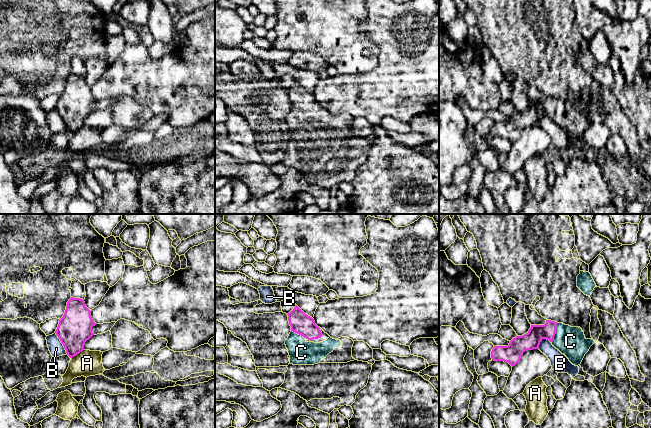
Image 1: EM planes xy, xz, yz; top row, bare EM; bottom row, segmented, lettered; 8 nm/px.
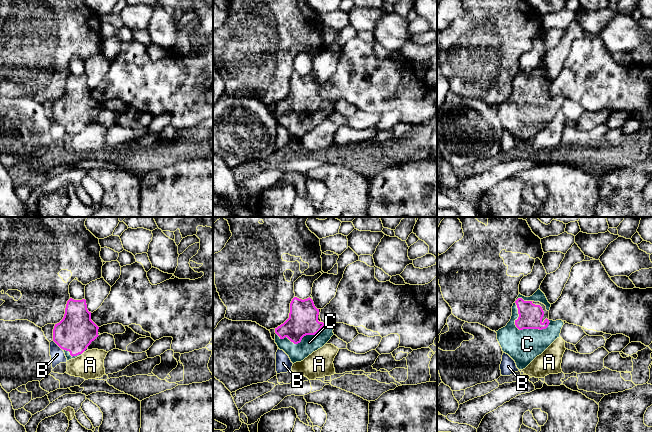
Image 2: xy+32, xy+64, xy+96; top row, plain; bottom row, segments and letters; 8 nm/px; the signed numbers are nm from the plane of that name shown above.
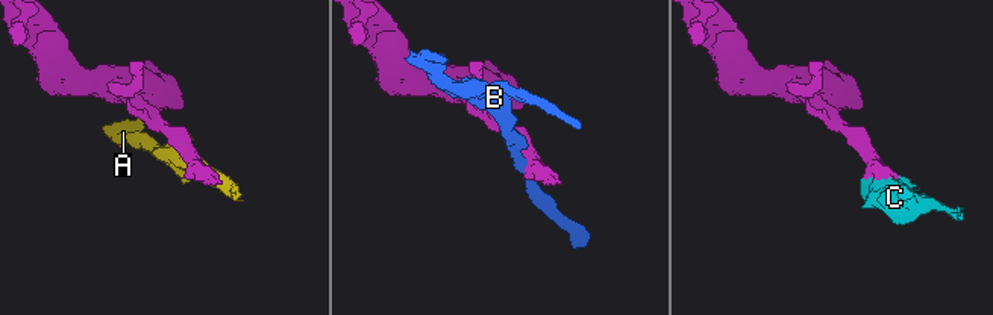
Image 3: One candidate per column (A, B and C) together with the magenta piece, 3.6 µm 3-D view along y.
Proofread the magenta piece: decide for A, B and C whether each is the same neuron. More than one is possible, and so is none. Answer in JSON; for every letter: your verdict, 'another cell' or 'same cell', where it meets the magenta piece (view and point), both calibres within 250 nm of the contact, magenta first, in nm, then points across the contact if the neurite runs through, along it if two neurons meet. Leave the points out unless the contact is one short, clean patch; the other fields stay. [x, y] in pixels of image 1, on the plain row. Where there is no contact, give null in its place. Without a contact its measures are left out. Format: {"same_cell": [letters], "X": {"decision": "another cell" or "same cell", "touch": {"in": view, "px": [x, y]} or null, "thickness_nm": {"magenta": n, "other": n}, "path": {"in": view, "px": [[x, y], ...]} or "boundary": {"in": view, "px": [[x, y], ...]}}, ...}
{"same_cell": ["C"], "A": {"decision": "another cell", "touch": {"in": "xy", "px": [77, 129]}, "thickness_nm": {"magenta": 280, "other": 220}, "boundary": {"in": "xy", "px": [[83, 125], [71, 134]]}}, "B": {"decision": "another cell", "touch": {"in": "xy", "px": [61, 118]}, "thickness_nm": {"magenta": 280, "other": 120}, "boundary": {"in": "xy", "px": [[55, 108], [67, 130]]}}, "C": {"decision": "same cell", "touch": {"in": "yz", "px": [555, 109]}, "thickness_nm": {"magenta": 140, "other": 240}}}

